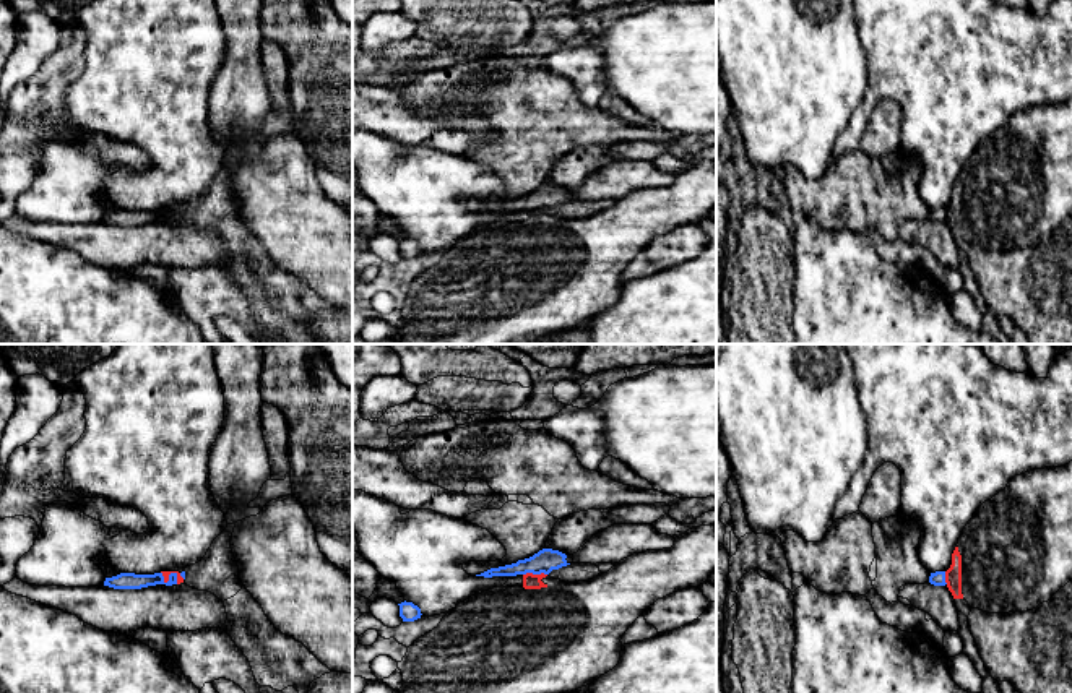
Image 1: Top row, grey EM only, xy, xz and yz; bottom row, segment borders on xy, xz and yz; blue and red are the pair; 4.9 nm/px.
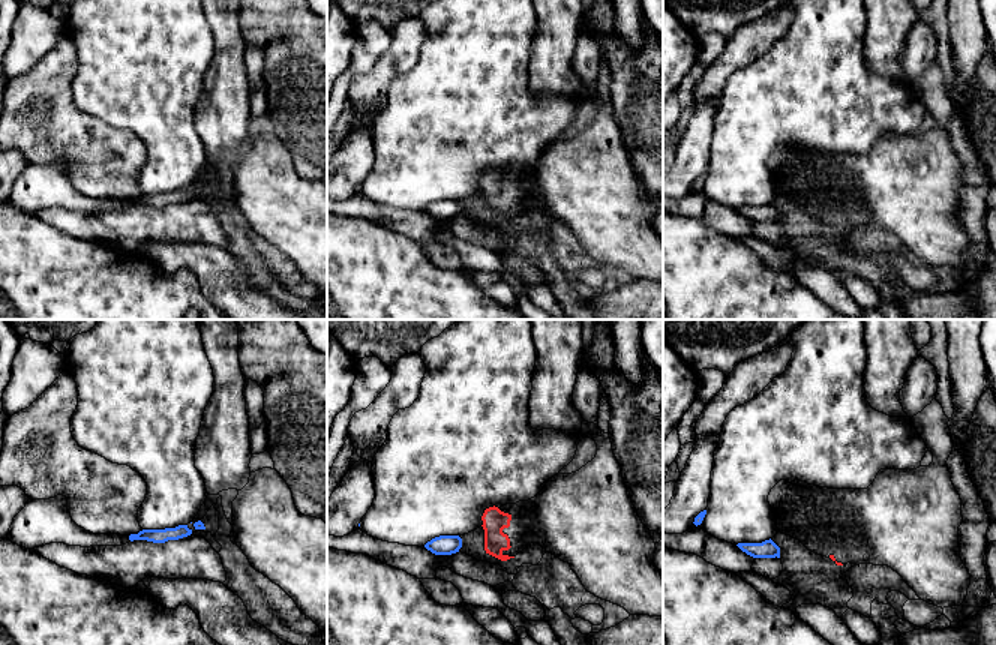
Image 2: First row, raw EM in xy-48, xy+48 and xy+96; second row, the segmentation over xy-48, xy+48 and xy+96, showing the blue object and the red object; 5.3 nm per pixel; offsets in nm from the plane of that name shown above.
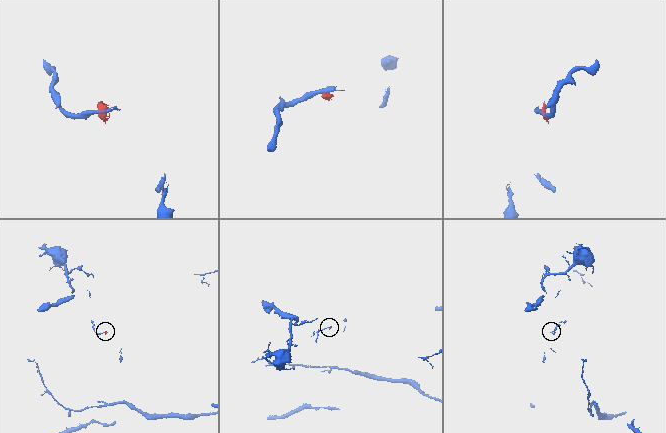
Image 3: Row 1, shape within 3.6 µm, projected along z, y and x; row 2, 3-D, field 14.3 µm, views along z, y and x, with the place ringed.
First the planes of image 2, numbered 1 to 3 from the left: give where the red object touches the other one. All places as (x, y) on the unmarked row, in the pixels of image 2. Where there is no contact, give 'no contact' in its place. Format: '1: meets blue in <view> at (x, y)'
1: no contact
2: no contact
3: no contact

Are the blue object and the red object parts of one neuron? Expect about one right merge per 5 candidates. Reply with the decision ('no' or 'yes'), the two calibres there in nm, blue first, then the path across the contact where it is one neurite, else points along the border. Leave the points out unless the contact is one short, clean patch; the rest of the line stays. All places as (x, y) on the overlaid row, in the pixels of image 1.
no | 120/80 nm | along xz (546, 573), (523, 575)

